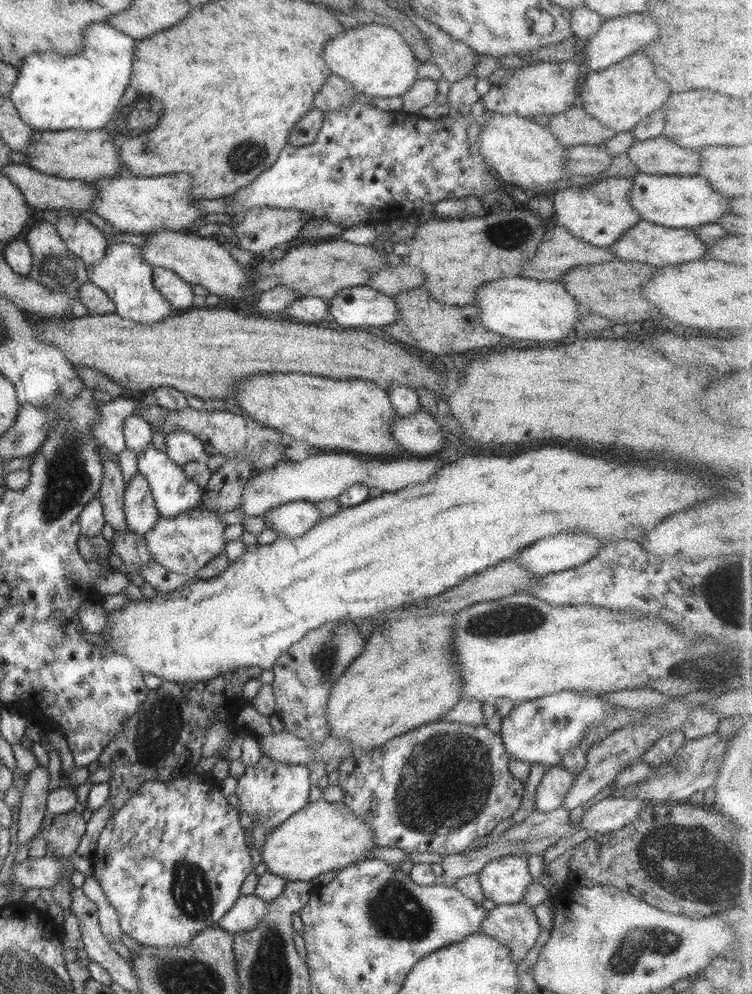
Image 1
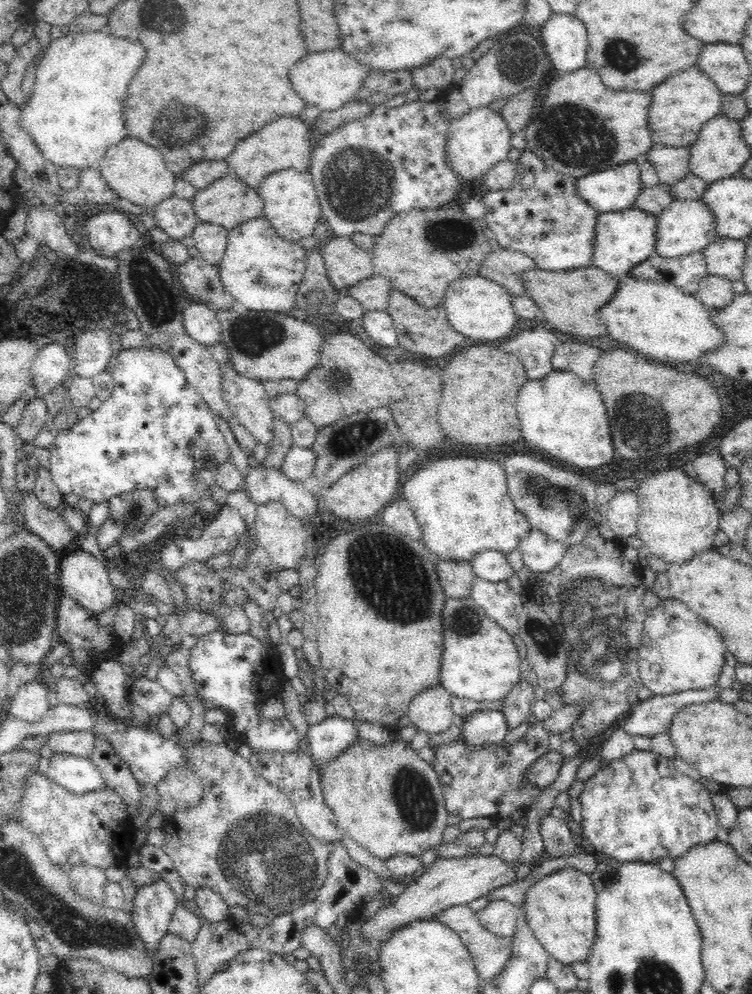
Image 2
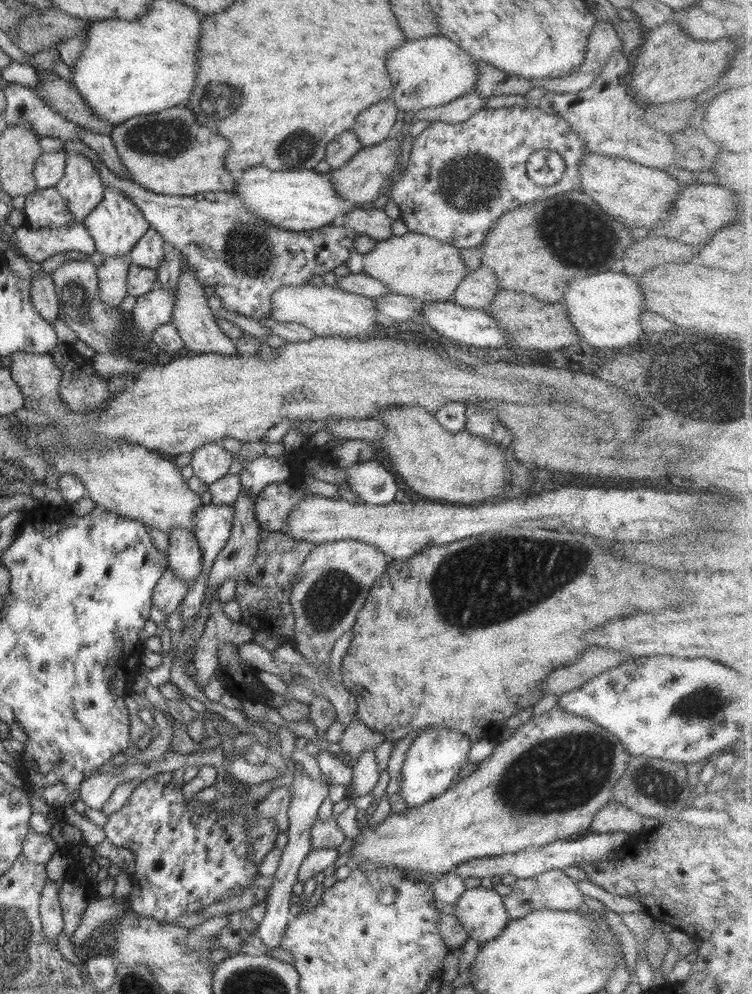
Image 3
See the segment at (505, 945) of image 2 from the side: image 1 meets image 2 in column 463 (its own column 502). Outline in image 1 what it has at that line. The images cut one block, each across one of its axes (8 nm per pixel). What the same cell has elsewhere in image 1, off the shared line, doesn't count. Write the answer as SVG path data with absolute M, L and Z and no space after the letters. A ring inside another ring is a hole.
M520 901L509 905L496 905L489 910L478 934L487 934L505 944L517 965L524 966L523 959L535 946L540 932L542 928L534 909Z

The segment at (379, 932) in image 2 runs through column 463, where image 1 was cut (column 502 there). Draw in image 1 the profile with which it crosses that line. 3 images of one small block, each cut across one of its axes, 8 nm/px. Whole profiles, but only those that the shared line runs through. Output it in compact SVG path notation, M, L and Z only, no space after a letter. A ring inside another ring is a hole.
M516 855L488 862L476 875L484 898L496 905L523 901L527 888L534 880L528 871L528 857Z

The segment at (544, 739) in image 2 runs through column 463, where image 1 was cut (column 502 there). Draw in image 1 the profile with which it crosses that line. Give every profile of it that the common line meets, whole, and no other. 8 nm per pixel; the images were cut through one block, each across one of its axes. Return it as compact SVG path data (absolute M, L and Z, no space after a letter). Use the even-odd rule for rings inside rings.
M440 720L420 726L418 729L409 731L400 737L392 738L386 744L376 747L365 754L358 754L356 758L342 760L337 768L339 771L339 785L345 792L343 802L350 810L356 813L358 819L372 825L374 831L374 846L399 848L407 853L428 852L430 854L458 854L462 853L476 838L488 836L502 820L511 816L520 808L520 802L524 794L524 783L516 779L508 770L508 761L511 756L506 751L504 743L498 734L491 732L486 725L471 726L460 722L448 722Z

